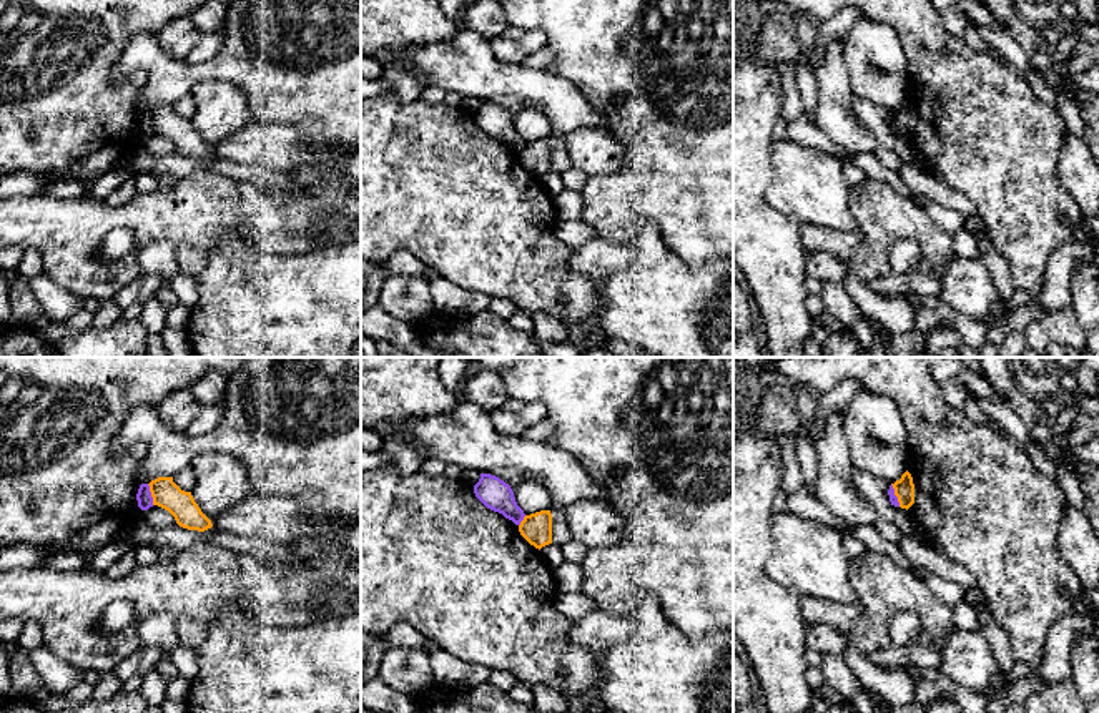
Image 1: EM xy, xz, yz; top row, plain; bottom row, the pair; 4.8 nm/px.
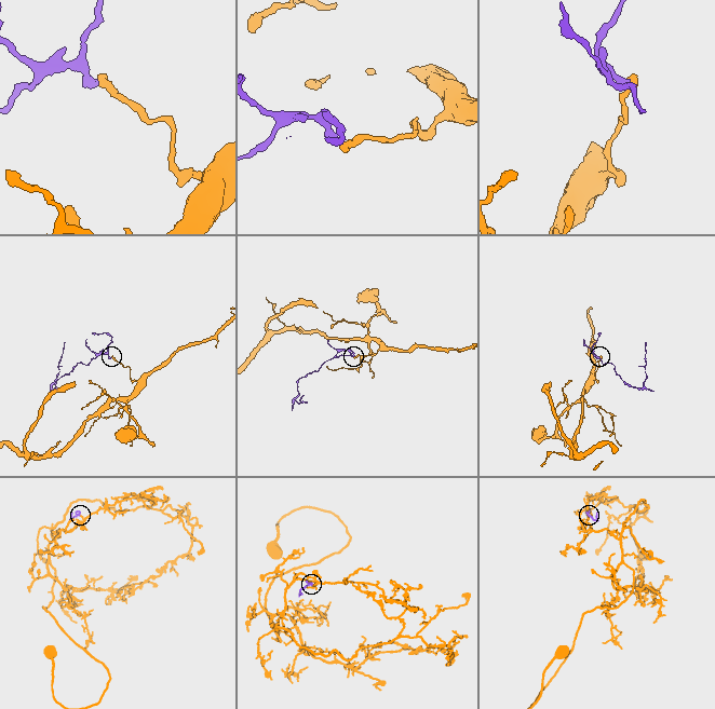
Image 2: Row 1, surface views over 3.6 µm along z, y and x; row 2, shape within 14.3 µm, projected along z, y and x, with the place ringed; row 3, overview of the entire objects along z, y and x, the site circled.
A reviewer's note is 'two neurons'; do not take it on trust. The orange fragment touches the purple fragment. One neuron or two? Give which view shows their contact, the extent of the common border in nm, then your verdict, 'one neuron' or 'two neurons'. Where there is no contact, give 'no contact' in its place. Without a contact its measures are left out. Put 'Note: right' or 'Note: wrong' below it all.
xy | 110 nm | two neurons
Note: right

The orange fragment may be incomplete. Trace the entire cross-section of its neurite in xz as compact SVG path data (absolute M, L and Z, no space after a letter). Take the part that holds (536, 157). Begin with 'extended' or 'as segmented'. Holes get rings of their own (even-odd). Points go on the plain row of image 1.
as segmented | M540 138L525 143L519 153L520 163L535 176L542 176L552 171L552 141L550 138Z

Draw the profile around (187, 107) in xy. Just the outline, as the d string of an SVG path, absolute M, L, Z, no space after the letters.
M188 93L181 100L178 100L173 105L173 110L185 120L193 120L196 113L196 101L195 98Z

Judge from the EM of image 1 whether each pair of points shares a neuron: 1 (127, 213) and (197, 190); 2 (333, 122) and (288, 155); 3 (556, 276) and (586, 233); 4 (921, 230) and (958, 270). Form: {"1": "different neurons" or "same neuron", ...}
{"1": "same neuron", "2": "different neurons", "3": "different neurons", "4": "different neurons"}

